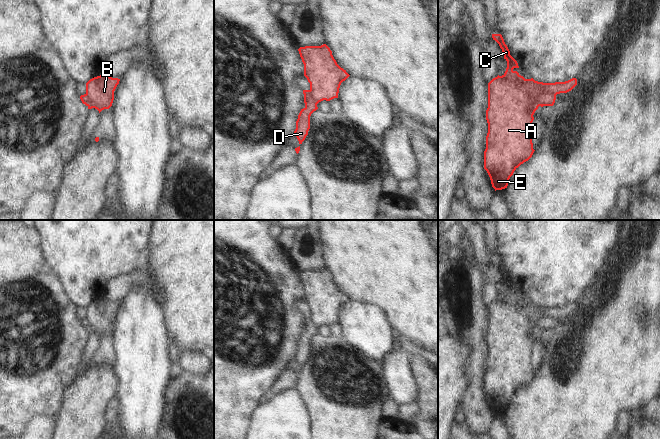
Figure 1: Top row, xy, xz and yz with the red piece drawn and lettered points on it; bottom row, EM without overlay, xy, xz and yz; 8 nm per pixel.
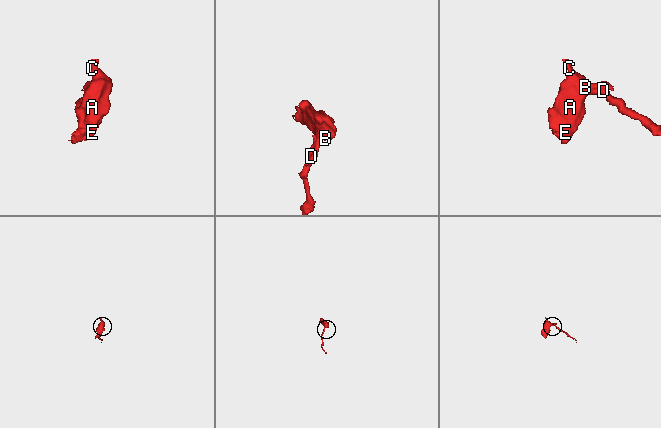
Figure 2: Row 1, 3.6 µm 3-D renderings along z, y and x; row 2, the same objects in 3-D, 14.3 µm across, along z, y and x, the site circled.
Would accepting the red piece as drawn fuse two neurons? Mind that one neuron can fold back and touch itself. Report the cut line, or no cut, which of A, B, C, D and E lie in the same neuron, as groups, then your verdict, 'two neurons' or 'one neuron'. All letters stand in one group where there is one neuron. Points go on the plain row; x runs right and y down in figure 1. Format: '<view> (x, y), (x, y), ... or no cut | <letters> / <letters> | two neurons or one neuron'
yz (555, 318), (543, 317), (538, 322), (537, 328) | A B C E / D | two neurons

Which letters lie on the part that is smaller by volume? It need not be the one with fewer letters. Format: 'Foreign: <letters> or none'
Foreign: D.

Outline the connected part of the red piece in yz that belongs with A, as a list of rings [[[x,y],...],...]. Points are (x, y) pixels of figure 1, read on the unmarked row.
[[[492,258],[492,262],[499,268],[507,285],[505,297],[488,307],[484,393],[496,415],[507,412],[514,395],[535,375],[531,357],[533,339],[539,331],[538,322],[544,317],[567,317],[577,309],[577,303],[555,307],[525,303],[513,294],[519,290],[510,279],[502,259]]]

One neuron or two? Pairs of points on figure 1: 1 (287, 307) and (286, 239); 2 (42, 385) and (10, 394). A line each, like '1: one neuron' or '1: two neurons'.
1: two neurons
2: one neuron

